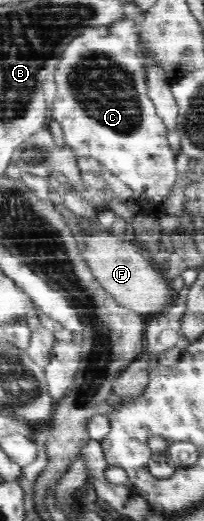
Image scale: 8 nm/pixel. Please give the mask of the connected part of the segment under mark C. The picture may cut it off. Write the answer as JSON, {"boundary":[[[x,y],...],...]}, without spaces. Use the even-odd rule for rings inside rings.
{"boundary":[[[121,18],[109,25],[87,28],[79,37],[67,44],[53,74],[56,83],[56,96],[53,102],[53,118],[63,129],[64,144],[74,150],[76,156],[97,161],[113,176],[132,190],[133,200],[146,212],[158,208],[171,194],[180,177],[175,168],[177,155],[167,142],[168,129],[156,112],[151,97],[148,96],[148,62],[141,49],[137,23],[132,18]]]}

